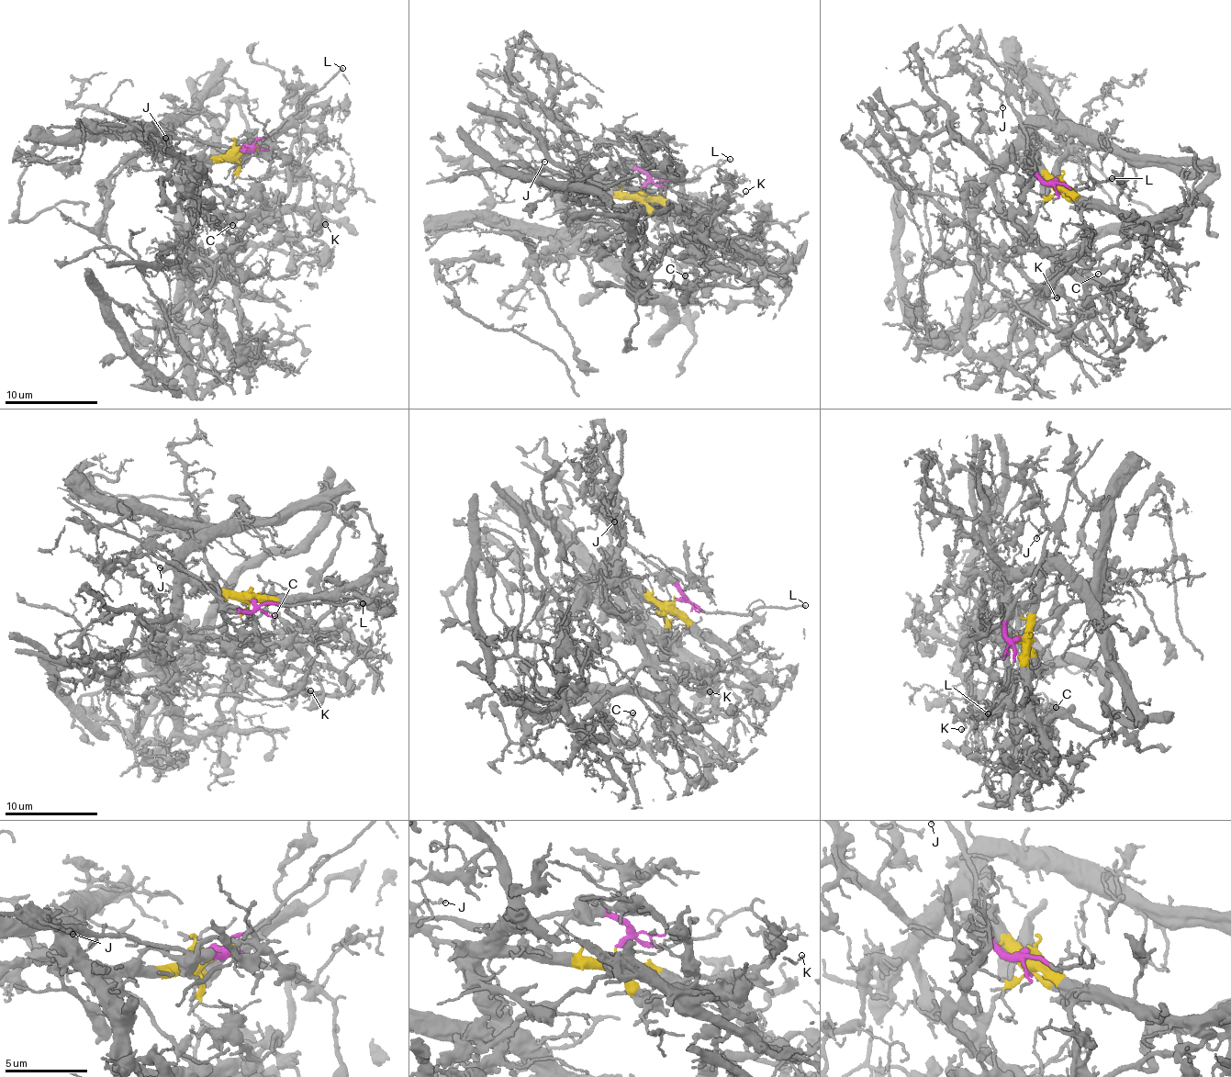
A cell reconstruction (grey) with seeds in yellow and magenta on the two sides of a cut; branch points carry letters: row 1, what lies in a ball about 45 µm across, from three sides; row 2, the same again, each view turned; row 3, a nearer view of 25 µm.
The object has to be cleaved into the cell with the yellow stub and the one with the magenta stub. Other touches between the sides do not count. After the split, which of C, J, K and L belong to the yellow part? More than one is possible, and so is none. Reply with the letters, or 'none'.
C, J, K

